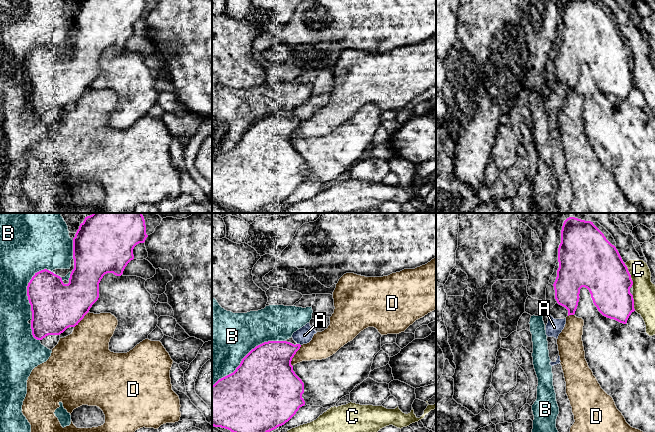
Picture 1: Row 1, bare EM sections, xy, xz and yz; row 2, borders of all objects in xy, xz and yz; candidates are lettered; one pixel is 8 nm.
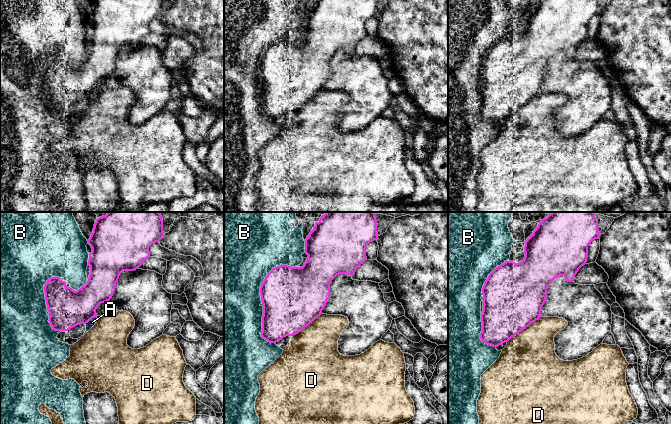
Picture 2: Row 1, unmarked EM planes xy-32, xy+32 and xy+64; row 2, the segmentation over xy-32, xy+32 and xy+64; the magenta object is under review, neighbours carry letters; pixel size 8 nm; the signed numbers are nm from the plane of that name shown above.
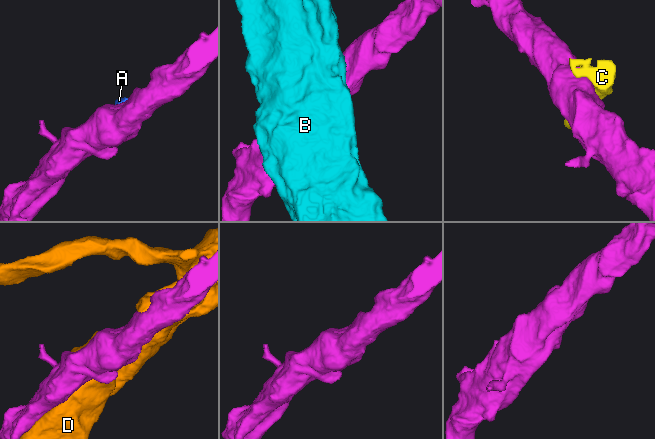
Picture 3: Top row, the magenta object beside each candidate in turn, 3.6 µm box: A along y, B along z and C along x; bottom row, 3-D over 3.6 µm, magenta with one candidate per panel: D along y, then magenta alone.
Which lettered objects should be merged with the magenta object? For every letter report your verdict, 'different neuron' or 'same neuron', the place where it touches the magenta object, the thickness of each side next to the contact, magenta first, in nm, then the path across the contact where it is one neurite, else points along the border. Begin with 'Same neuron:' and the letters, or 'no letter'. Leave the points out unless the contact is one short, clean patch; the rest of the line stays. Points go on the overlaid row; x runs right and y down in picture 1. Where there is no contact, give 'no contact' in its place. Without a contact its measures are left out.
Same neuron: no letter
A: different neuron; contact xz (299, 344); calibres 300 and 140 nm; border xz (297, 343), (300, 345)
B: different neuron; contact xz (246, 355); calibres 480 and 480 nm
C: different neuron; contact yz (630, 275); calibres 380 and 180 nm
D: different neuron; contact xz (293, 356); calibres 420 and 200 nm

